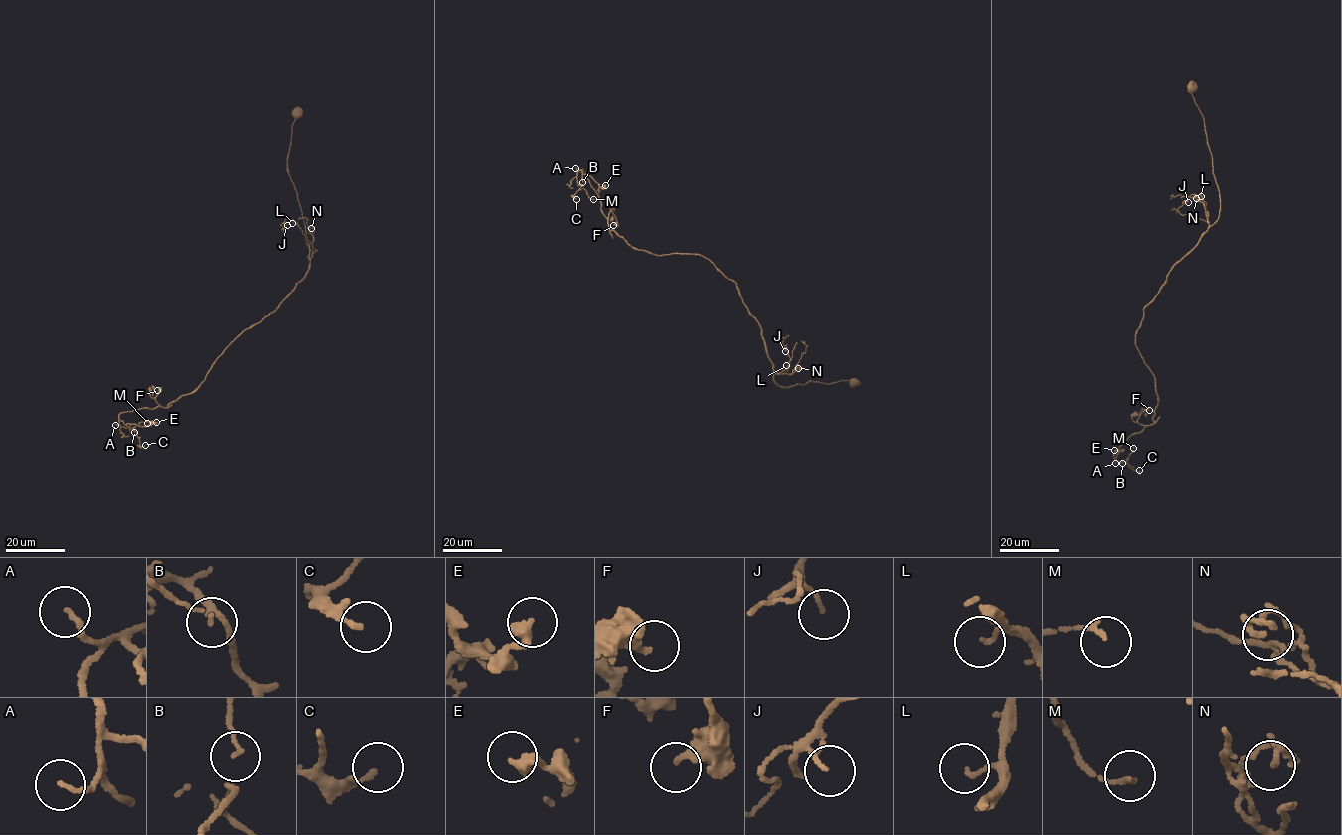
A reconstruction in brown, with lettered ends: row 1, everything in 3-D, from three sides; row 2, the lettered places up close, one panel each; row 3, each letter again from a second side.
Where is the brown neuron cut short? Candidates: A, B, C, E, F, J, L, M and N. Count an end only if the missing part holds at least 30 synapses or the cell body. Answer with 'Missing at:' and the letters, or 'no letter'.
Missing at: no letter

